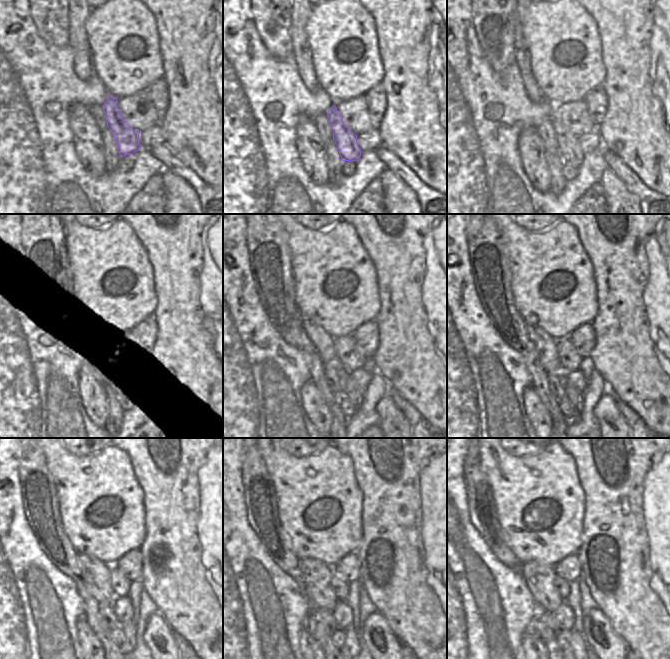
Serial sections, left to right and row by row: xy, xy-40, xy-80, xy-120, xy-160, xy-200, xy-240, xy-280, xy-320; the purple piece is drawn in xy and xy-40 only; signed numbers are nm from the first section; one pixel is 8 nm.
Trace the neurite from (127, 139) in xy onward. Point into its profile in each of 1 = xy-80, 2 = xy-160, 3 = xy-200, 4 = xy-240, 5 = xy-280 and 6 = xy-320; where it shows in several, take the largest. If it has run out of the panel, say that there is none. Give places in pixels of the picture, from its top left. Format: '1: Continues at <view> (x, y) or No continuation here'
1: Continues at xy-80 (568, 143)
2: Continues at xy-160 (346, 383)
3: Continues at xy-200 (577, 398)
4: Continues at xy-240 (129, 630)
5: Continues at xy-280 (353, 641)
6: Continues at xy-320 (577, 641)

